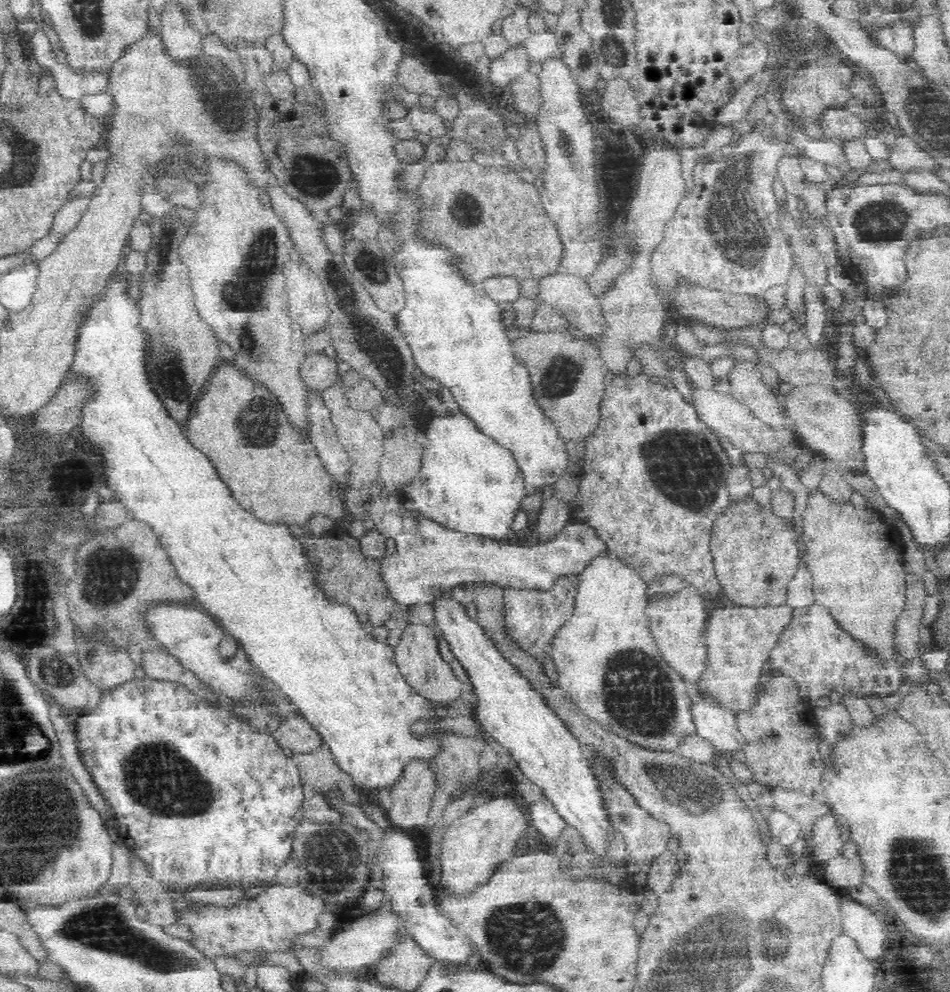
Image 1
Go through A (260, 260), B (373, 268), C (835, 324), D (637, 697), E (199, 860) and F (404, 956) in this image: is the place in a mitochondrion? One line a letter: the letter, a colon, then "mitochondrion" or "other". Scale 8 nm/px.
A: mitochondrion
B: mitochondrion
C: other
D: mitochondrion
E: other
F: other

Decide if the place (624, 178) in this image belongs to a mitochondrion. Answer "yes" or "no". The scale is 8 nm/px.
no

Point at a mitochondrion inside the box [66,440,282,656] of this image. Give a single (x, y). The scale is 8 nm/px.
(109, 576)

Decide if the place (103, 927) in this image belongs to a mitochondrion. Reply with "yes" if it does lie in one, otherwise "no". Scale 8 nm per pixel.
yes

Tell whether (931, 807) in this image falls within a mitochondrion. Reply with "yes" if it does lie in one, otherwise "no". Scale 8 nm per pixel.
no

